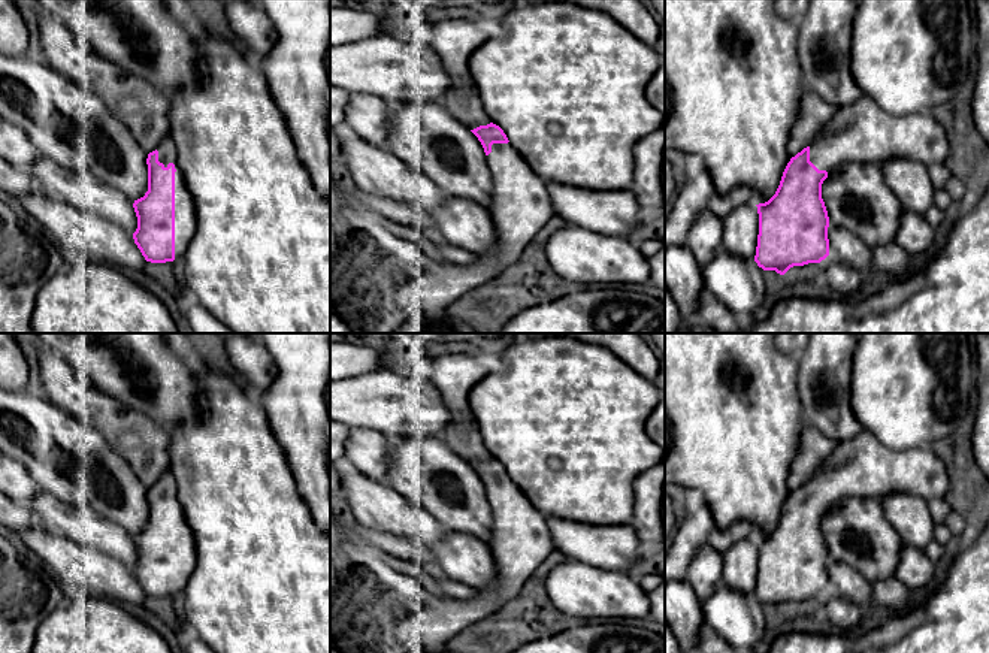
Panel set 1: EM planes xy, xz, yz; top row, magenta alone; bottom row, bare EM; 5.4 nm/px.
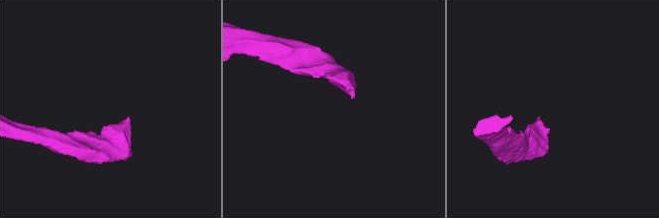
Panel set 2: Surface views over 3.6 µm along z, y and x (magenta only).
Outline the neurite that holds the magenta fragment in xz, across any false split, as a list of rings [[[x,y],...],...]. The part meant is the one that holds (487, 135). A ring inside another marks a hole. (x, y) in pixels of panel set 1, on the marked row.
[[[490,123],[471,130],[481,142],[493,185],[489,211],[496,224],[497,248],[477,254],[472,264],[442,264],[418,245],[378,224],[330,176],[330,333],[396,333],[409,318],[445,315],[466,293],[496,279],[517,263],[524,248],[554,215],[547,182]]]

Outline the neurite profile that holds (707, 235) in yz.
[[[701,212],[687,236],[687,247],[690,248],[699,269],[710,264],[725,241],[723,220],[711,212]]]

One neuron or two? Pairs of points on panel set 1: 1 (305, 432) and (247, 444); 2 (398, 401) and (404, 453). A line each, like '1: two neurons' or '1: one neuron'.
1: two neurons
2: two neurons

